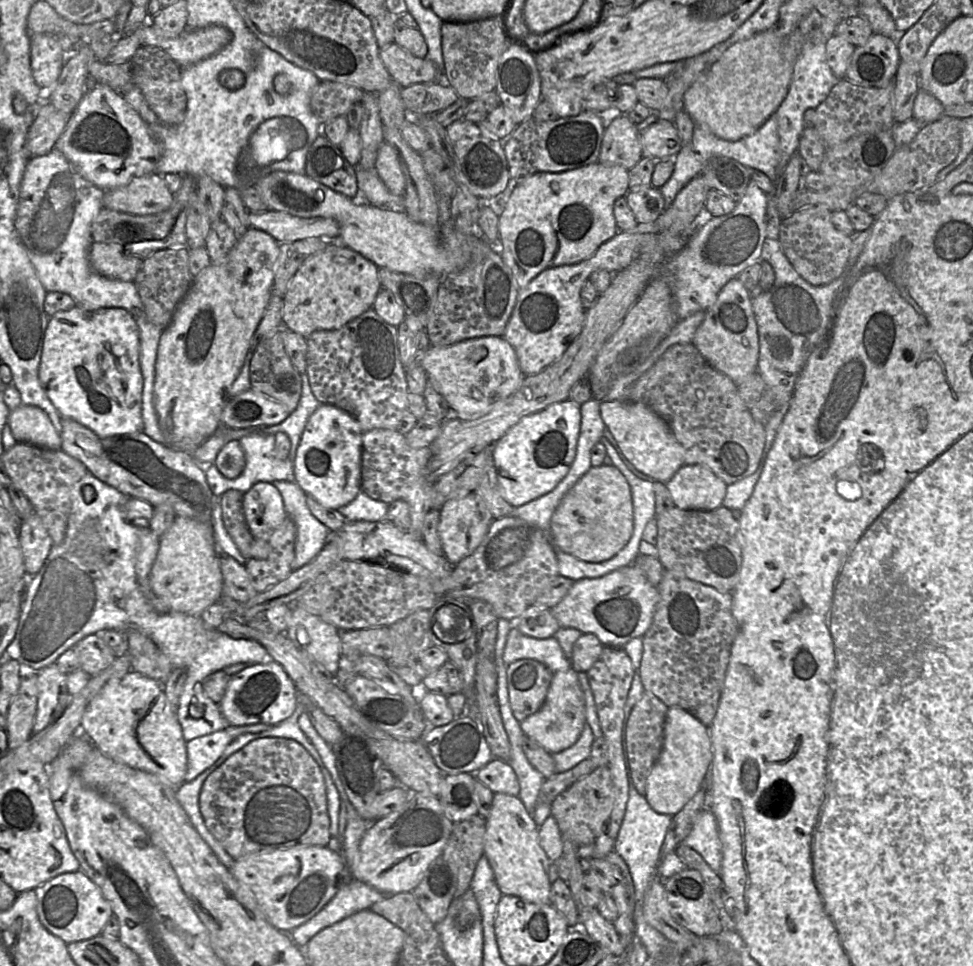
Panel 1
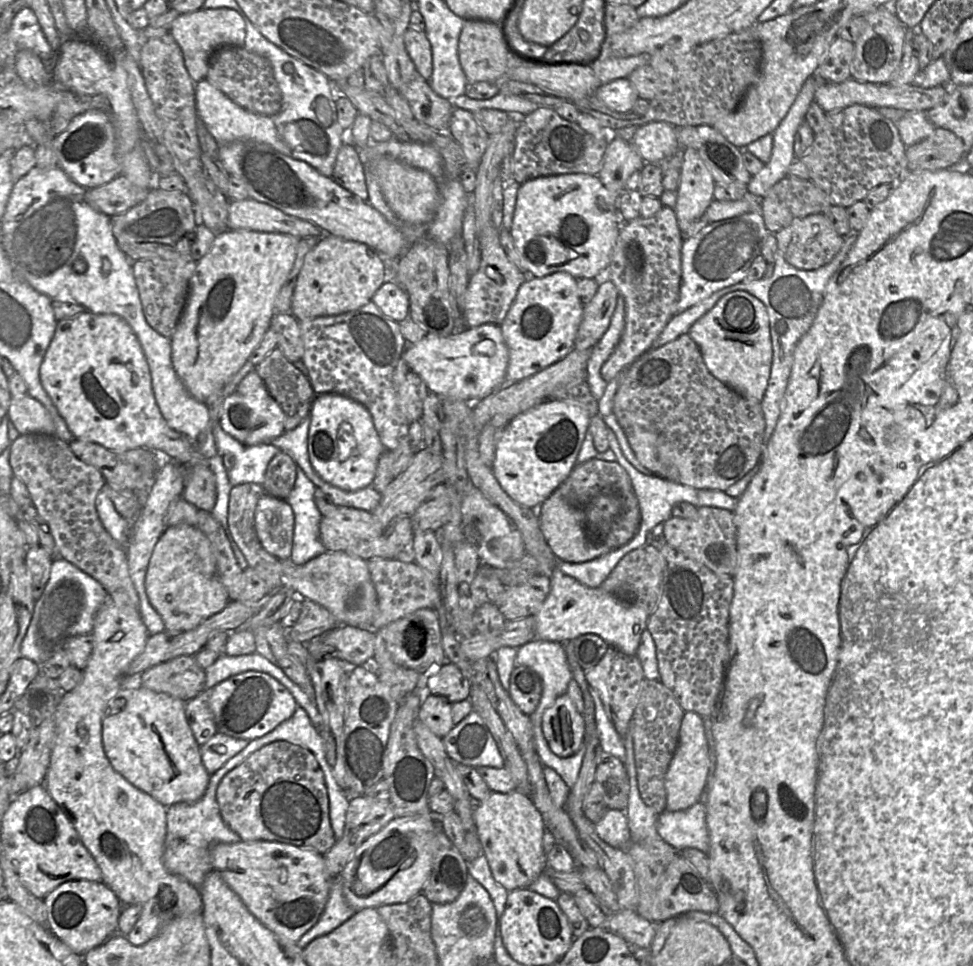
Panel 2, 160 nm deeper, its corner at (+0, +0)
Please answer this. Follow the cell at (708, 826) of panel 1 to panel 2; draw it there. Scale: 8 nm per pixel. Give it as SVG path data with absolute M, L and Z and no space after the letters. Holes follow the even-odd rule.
M696 803L686 810L660 813L657 819L657 833L677 851L696 848L708 853L710 835L706 805Z

